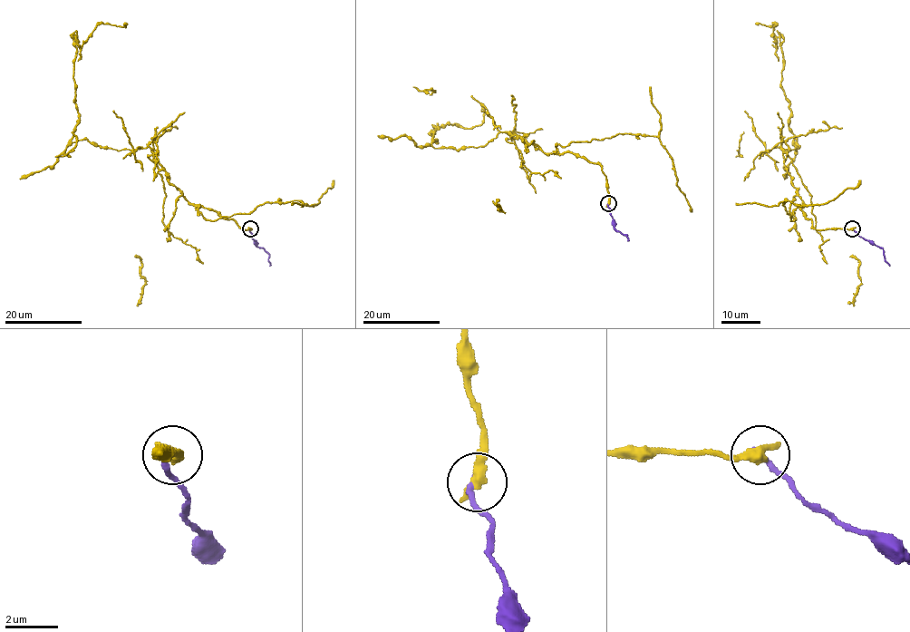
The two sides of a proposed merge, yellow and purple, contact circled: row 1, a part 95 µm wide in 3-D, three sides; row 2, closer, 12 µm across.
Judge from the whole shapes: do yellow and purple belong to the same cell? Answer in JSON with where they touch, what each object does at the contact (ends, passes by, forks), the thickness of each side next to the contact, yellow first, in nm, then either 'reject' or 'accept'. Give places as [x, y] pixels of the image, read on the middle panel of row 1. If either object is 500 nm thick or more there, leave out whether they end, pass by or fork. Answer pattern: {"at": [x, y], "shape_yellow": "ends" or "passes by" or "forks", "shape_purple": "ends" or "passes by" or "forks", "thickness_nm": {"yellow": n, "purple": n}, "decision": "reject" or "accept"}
{"at": [608, 203], "shape_yellow": "ends", "shape_purple": "ends", "thickness_nm": {"yellow": 460, "purple": 190}, "decision": "reject"}

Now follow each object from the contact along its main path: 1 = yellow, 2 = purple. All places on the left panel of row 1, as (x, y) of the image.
1: (250, 229), (192, 205), (149, 147), (72, 141), (73, 37), (80, 47), (98, 25), (124, 24)
2: (250, 229), (256, 246), (268, 254), (269, 266)

